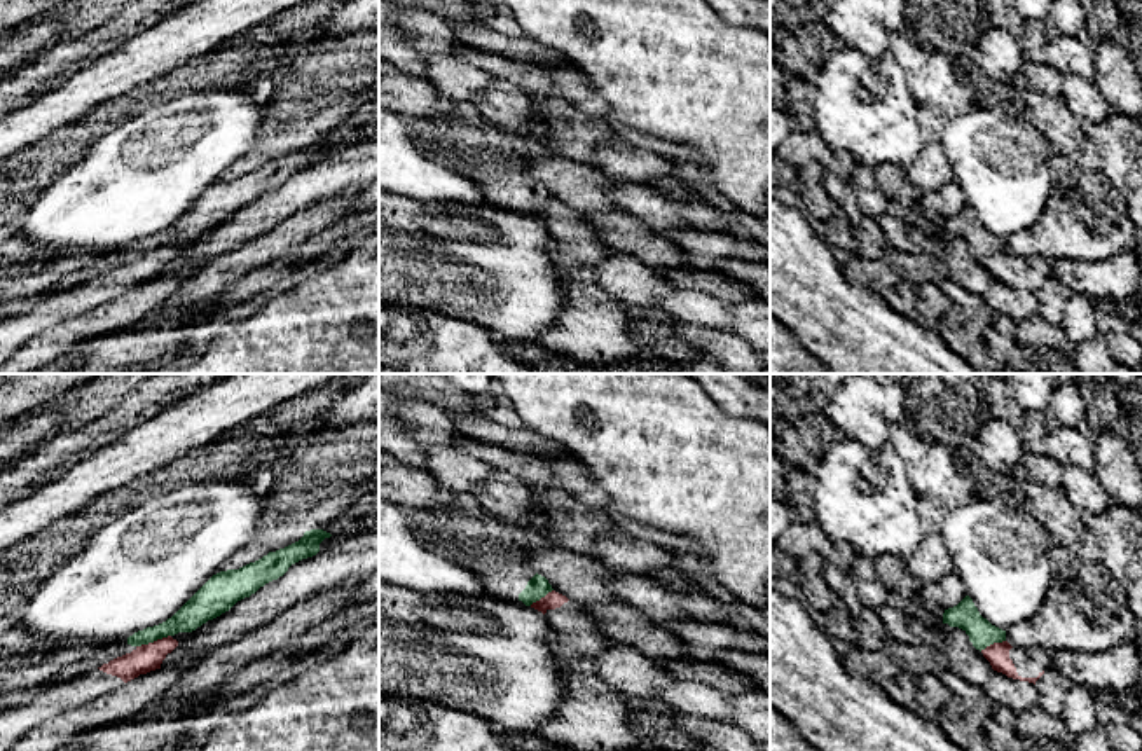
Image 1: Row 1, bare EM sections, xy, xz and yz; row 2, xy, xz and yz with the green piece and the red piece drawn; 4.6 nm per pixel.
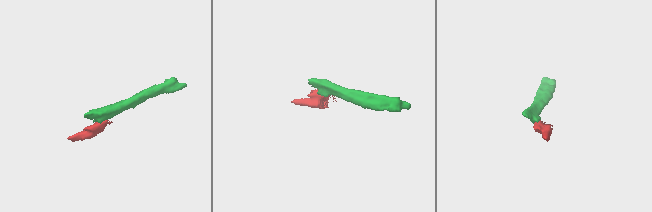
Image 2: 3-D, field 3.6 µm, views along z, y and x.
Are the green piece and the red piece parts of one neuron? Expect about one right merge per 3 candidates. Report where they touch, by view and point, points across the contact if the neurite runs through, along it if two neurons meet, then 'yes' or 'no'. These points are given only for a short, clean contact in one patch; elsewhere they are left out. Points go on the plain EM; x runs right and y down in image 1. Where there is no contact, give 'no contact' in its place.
contact xy (152, 250); border xy (170, 243), (137, 255); no

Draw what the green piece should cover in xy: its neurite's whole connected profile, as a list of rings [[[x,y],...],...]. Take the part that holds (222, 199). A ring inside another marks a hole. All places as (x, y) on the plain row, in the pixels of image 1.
[[[323,138],[306,140],[304,145],[262,168],[239,178],[227,178],[213,183],[171,227],[134,241],[127,248],[115,248],[96,258],[93,265],[79,269],[65,278],[65,286],[73,288],[108,272],[110,269],[131,262],[141,253],[192,241],[208,229],[229,220],[237,210],[250,206],[265,192],[283,185],[288,176],[320,161],[320,152],[332,143]]]

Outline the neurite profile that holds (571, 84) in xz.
[[[561,65],[548,72],[557,87],[557,98],[571,103],[588,117],[611,115],[611,107],[606,103],[602,93],[597,91],[580,70]]]

